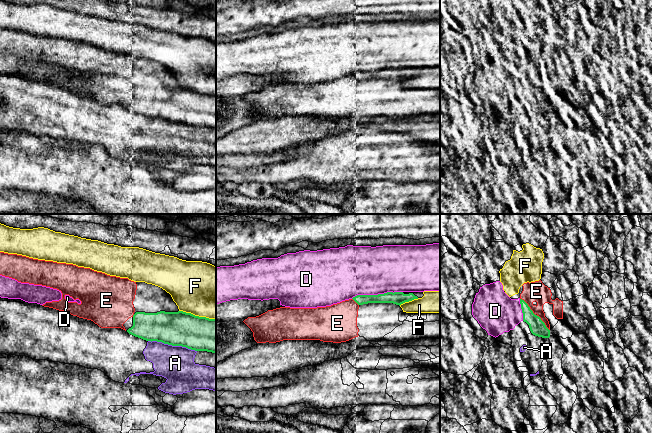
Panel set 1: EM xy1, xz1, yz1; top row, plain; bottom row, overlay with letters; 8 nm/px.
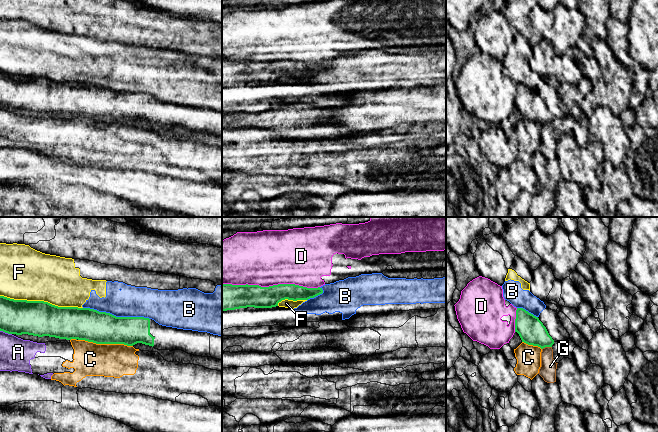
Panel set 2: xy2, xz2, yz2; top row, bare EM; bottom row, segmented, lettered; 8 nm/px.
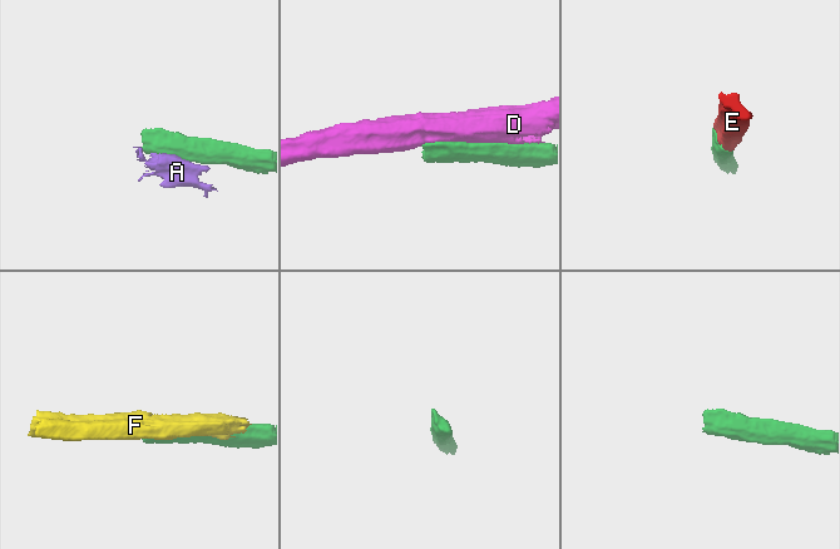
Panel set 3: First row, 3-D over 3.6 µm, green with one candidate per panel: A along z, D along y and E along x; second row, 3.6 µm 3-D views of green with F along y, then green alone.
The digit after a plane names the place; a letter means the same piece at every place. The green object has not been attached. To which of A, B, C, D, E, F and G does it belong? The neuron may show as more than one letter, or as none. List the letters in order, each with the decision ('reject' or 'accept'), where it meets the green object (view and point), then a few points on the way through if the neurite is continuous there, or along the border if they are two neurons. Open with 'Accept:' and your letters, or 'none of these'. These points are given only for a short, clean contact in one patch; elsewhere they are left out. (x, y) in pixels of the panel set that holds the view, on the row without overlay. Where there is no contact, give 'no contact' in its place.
Accept: E
A: reject | xy1 (172, 121) | along xy1 (148, 116), (181, 121), (196, 127)
B: reject | xy2 (115, 92)
C: reject | xy2 (105, 119) | along xy2 (78, 115), (96, 119), (123, 119), (132, 122)
D: reject | xz2 (271, 62)
E: accept | yz1 (534, 90)
F: reject | xy2 (41, 77)
G: reject | yz2 (546, 122)

